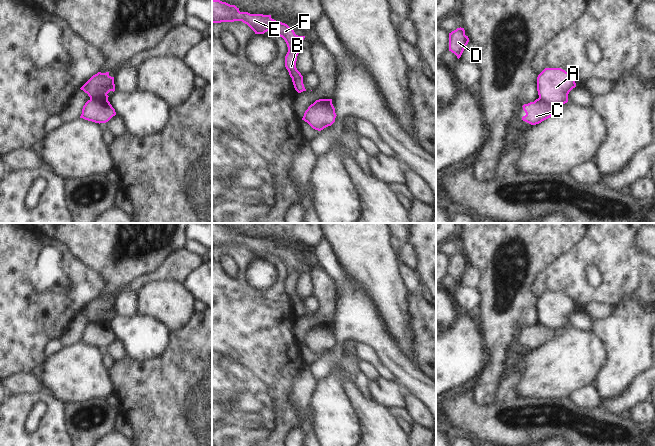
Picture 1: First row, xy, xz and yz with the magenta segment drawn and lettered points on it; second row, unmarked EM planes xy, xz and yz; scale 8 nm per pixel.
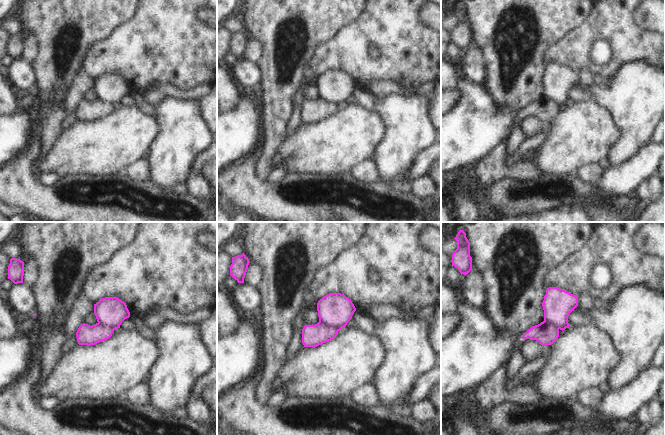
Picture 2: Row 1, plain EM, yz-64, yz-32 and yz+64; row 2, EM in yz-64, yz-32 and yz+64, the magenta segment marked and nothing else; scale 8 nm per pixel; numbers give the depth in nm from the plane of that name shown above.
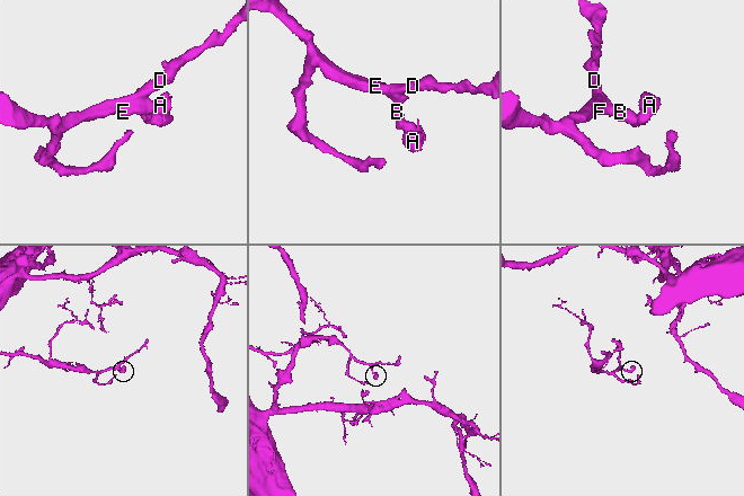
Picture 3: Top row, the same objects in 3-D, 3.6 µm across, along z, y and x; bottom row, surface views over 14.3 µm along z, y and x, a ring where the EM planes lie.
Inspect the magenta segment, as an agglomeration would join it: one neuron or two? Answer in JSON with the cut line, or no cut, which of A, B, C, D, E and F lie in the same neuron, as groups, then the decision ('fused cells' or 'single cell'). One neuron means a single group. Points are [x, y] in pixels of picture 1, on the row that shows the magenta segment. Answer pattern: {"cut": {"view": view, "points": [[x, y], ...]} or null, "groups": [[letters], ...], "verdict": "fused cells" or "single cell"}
{"cut": {"view": "yz", "points": [[538, 98], [556, 108]]}, "groups": [["A"], ["B", "C", "D", "E", "F"]], "verdict": "fused cells"}

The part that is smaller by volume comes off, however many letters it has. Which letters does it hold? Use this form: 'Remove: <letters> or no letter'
Remove: A.

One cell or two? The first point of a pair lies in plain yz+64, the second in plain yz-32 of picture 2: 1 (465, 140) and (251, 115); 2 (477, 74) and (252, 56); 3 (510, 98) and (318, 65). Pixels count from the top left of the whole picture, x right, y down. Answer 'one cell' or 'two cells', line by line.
1: one cell
2: two cells
3: two cells

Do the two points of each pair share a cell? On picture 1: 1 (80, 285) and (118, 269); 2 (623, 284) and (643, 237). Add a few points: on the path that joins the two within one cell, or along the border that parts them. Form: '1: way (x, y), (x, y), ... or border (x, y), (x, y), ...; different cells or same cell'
1: border (81, 262), (103, 279), (104, 287), (99, 295); different cells
2: border (636, 233), (636, 246), (644, 253); different cells

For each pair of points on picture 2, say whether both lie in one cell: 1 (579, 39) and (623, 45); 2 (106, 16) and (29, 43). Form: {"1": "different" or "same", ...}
{"1": "same", "2": "different"}

